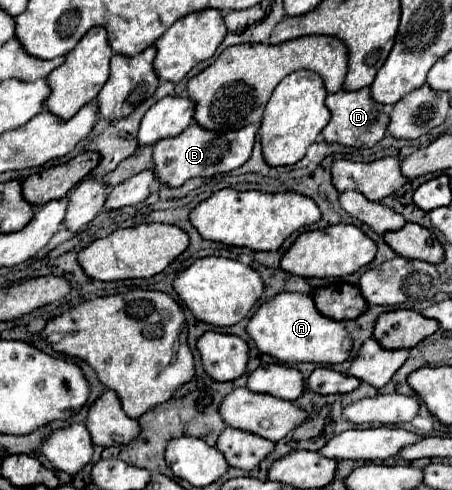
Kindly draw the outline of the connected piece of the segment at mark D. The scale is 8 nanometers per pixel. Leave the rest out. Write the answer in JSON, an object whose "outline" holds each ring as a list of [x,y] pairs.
{"outline":[[[369,87],[357,89],[357,91],[337,91],[327,95],[325,105],[331,111],[331,121],[327,123],[327,127],[321,131],[323,141],[325,143],[341,143],[341,145],[349,145],[355,149],[365,149],[365,147],[373,147],[377,141],[381,141],[387,133],[387,125],[389,125],[389,109],[377,101],[373,101]]]}

